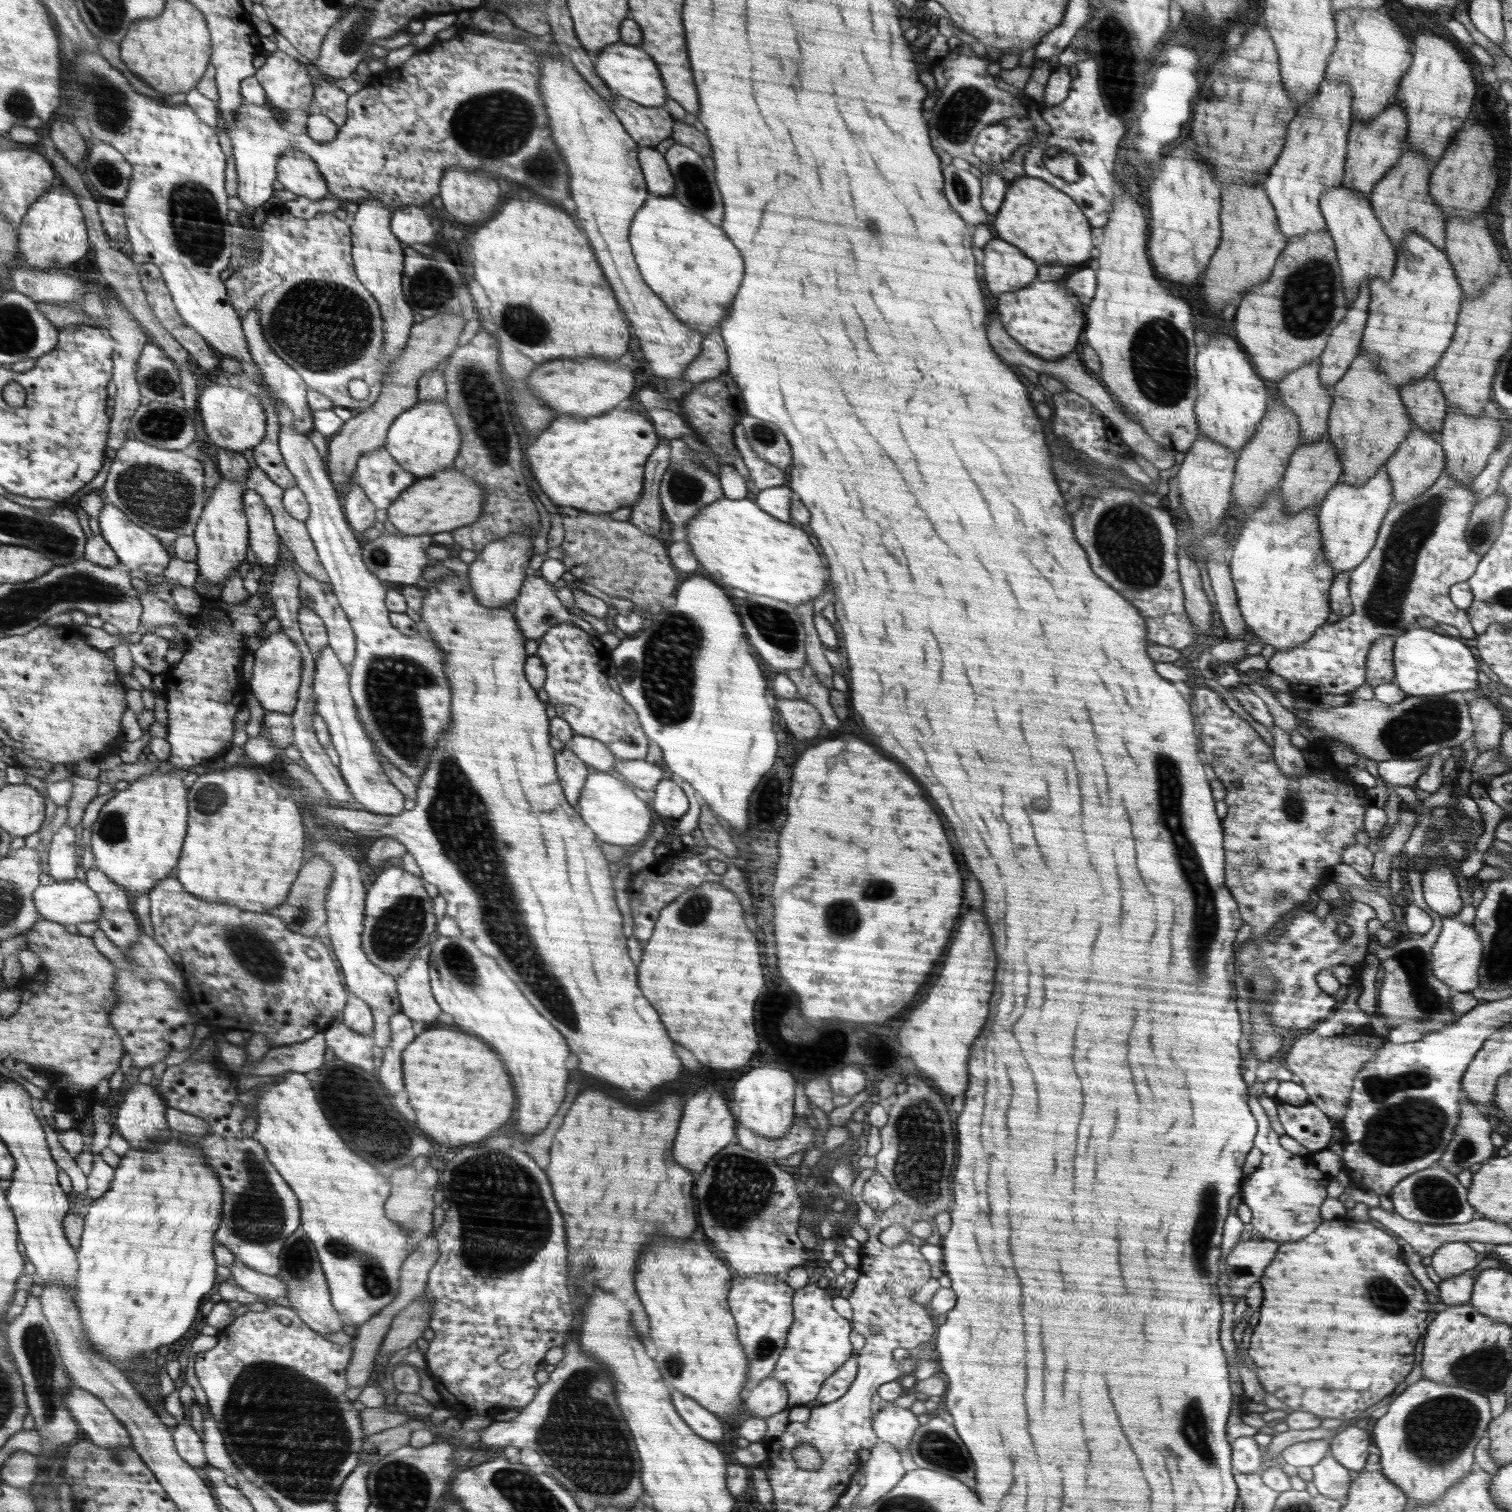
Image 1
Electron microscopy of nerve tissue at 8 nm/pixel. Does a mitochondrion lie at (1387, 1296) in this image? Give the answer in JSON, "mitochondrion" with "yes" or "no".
{"mitochondrion":"yes"}

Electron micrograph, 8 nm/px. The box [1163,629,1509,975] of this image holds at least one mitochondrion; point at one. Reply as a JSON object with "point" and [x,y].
{"point":[1427,722]}

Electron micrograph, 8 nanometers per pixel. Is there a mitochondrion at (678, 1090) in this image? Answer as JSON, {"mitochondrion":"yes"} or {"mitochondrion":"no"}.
{"mitochondrion":"no"}

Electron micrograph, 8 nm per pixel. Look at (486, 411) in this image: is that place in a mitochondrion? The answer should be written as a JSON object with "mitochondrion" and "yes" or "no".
{"mitochondrion":"yes"}

